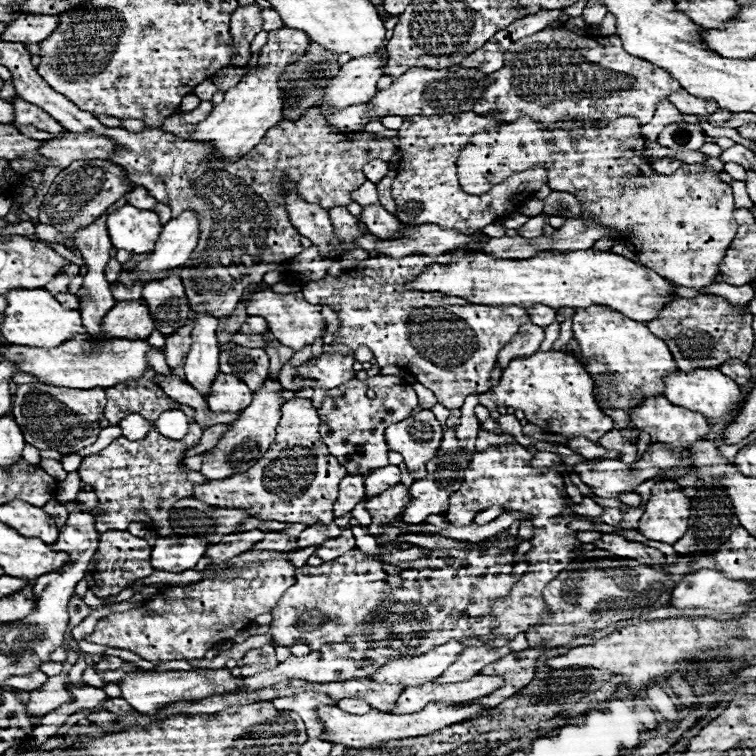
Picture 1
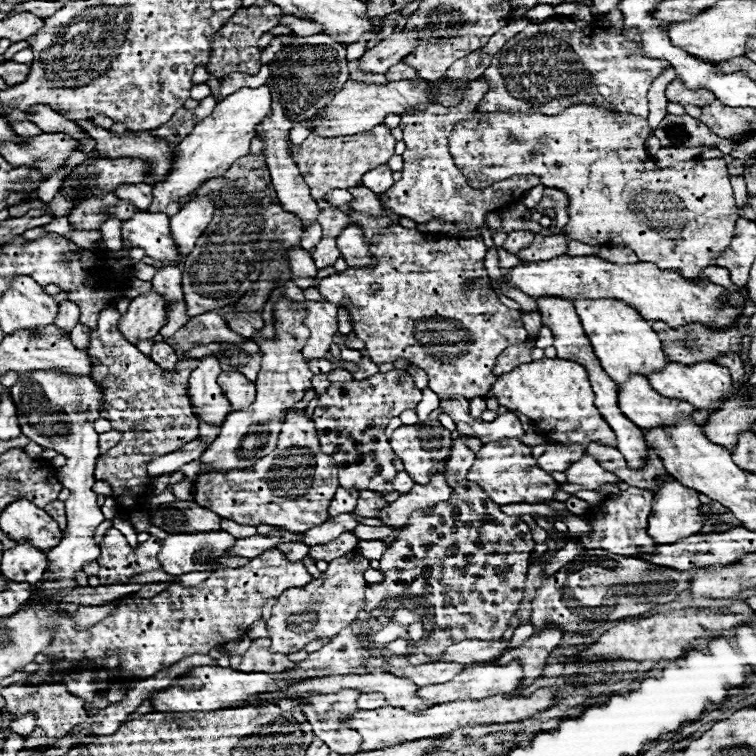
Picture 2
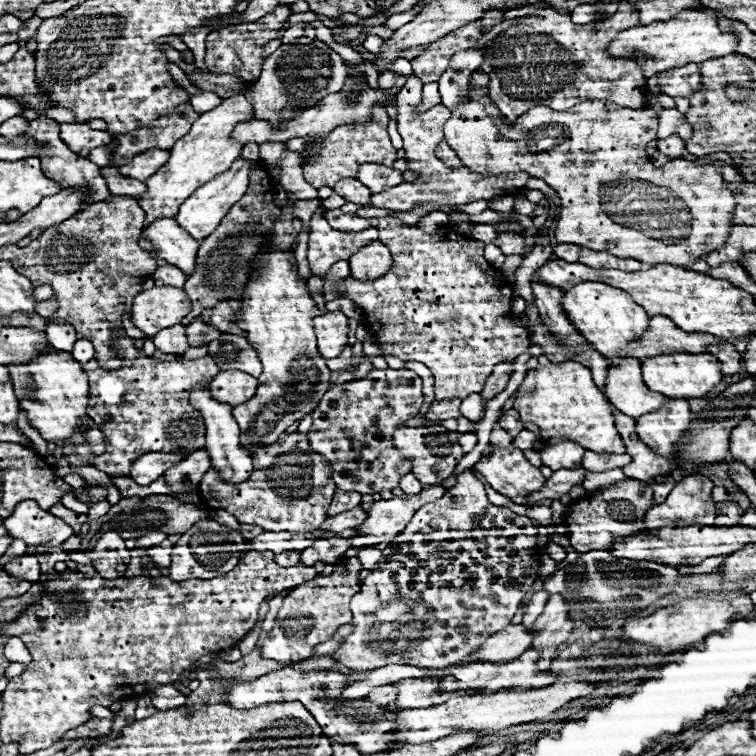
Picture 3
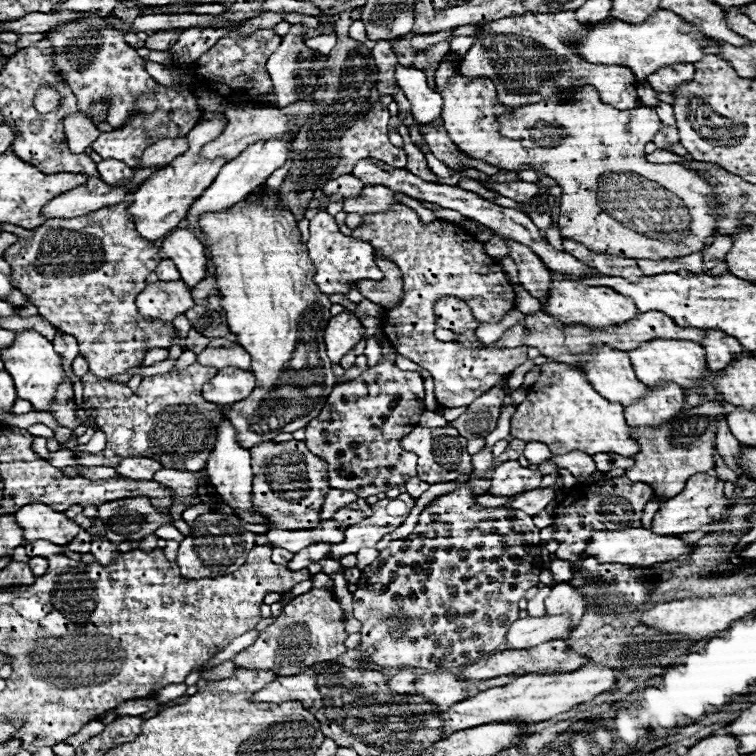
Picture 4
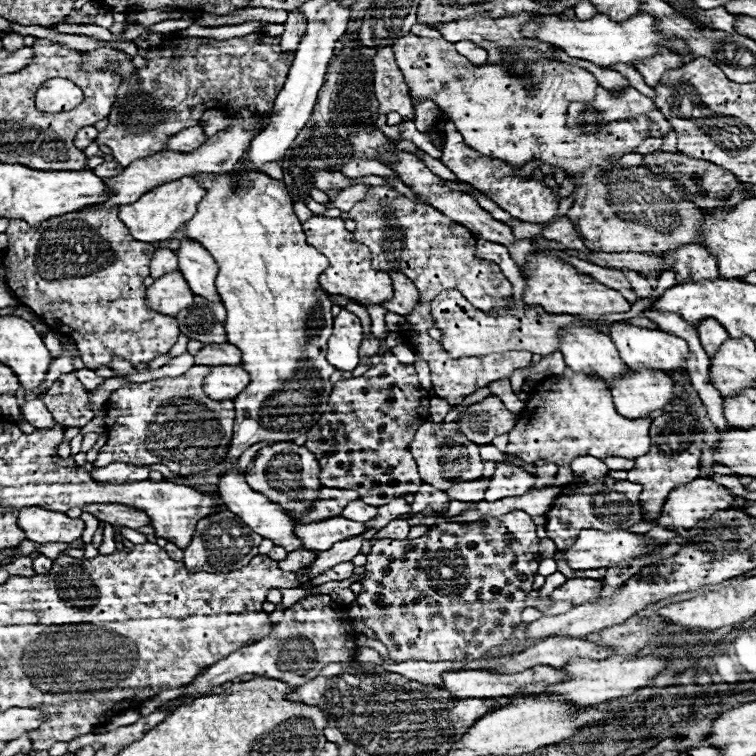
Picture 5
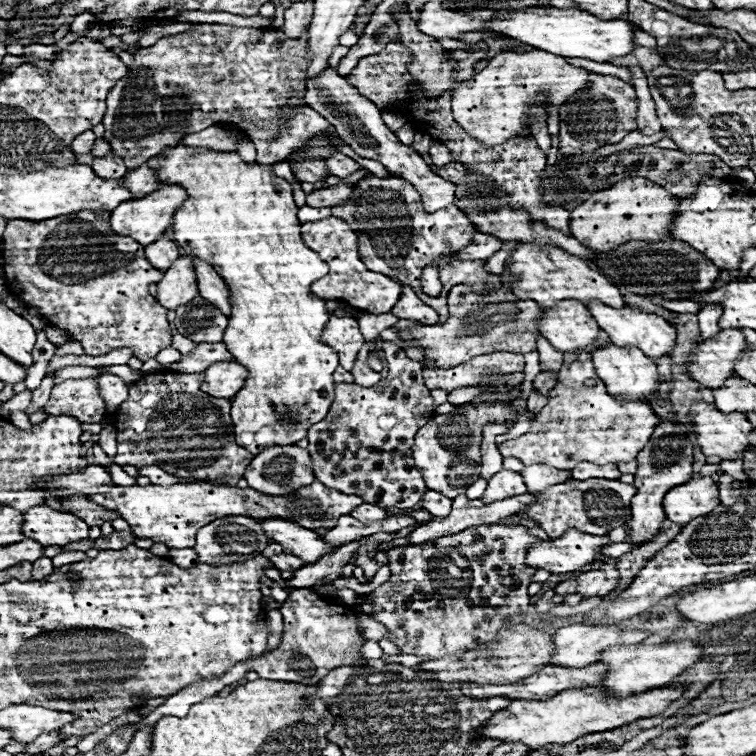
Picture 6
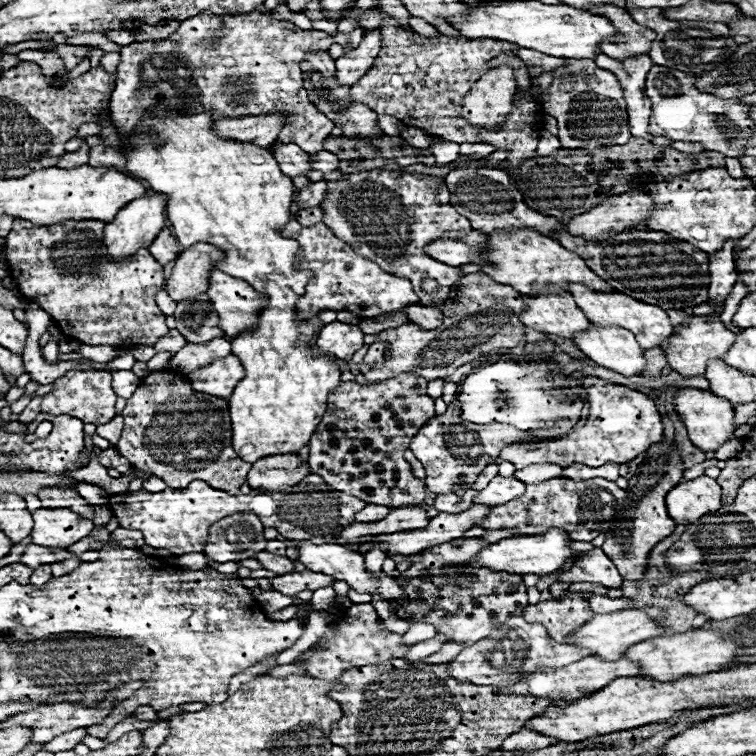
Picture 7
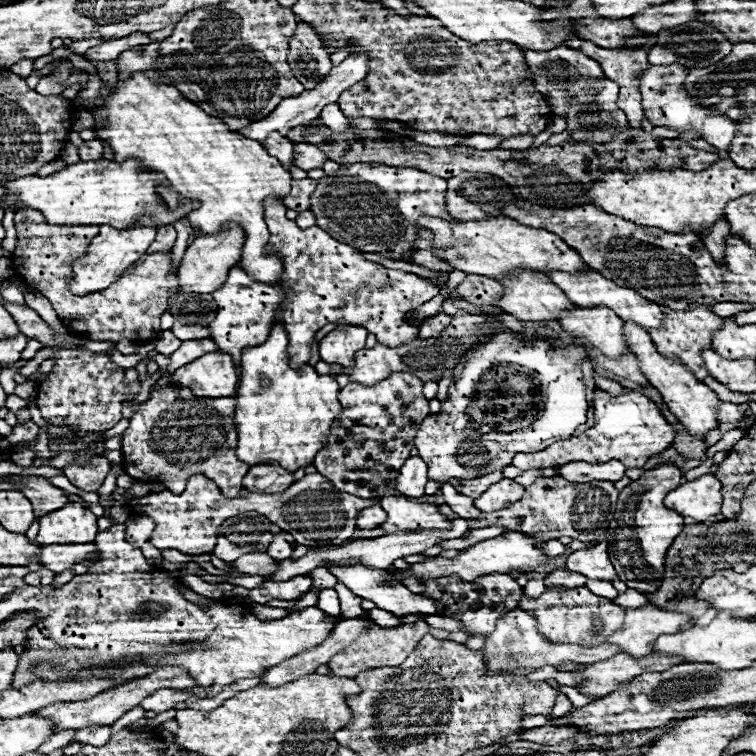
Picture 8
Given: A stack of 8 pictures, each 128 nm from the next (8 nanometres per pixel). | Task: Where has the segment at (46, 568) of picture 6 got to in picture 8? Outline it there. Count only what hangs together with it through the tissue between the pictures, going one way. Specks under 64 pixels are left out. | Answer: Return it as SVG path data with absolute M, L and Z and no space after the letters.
M44 568L42 570L36 570L36 572L30 572L24 578L24 582L28 586L48 586L48 584L52 584L52 580L54 580L52 570L44 570Z

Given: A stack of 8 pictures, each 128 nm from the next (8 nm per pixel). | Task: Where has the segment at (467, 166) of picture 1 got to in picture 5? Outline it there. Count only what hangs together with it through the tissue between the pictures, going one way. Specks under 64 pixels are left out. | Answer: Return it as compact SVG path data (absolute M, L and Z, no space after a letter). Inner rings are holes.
M406 34L394 42L394 54L398 68L402 70L410 94L414 98L430 98L434 100L444 114L448 114L450 122L454 122L456 130L462 134L464 142L472 146L472 150L500 158L504 162L512 162L514 166L524 166L526 162L538 160L540 164L550 164L552 168L560 168L568 178L574 178L574 204L566 212L568 220L580 232L580 238L592 252L640 252L640 254L666 254L668 250L678 250L684 244L696 244L700 240L700 226L704 224L704 210L694 202L684 198L684 192L670 178L656 178L644 166L618 168L618 160L634 152L641 142L649 137L650 118L646 114L638 114L632 120L608 122L600 126L566 126L568 106L572 102L592 104L596 98L596 78L578 66L568 66L556 60L538 60L534 68L522 78L510 76L500 64L474 66L468 58L460 56L452 42L444 38L430 40L414 34ZM536 86L536 96L528 96L528 88Z

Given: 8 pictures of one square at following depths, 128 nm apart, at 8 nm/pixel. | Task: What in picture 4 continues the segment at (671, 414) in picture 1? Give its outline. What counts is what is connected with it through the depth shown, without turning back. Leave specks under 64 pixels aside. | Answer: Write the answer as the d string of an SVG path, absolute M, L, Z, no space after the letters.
M608 346L596 348L592 358L576 366L586 372L590 384L610 402L632 406L646 394L646 386L636 378L626 352L610 350Z

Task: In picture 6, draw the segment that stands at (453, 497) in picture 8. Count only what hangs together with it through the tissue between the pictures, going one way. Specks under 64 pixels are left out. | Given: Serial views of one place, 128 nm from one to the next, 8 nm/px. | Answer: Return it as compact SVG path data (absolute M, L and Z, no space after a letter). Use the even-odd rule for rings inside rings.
M479 478L475 483L470 485L466 490L466 495L470 499L480 499L487 487L487 481ZM426 490L424 498L422 498L422 508L428 510L432 516L448 516L450 508L452 508L452 500L438 492Z

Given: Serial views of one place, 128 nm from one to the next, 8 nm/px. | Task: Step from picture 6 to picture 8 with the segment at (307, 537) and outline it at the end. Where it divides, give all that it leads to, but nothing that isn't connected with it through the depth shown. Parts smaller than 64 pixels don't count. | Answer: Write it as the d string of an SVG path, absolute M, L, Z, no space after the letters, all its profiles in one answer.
M352 564L352 566L326 566L336 578L338 582L346 584L356 596L372 600L378 608L394 614L394 616L406 616L406 614L438 614L440 610L434 606L434 600L424 598L420 594L412 594L404 584L392 580L392 574L388 570L372 570L370 566L360 566L360 564Z

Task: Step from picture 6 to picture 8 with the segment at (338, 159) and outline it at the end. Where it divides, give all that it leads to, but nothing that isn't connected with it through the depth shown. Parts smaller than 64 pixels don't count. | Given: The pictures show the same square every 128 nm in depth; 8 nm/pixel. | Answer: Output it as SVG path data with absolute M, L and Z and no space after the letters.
M294 144L294 162L302 170L312 170L312 168L322 168L322 164L328 160L324 158L322 150L316 150L316 146L304 144Z

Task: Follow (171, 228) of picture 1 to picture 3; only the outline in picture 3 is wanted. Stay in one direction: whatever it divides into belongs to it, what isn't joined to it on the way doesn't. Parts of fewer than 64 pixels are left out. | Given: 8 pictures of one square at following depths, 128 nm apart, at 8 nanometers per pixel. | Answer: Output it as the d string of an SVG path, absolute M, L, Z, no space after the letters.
M238 158L230 170L226 170L224 174L216 176L212 182L206 182L204 186L200 186L190 198L186 198L186 202L180 206L178 214L174 216L178 226L192 234L192 238L196 240L204 240L208 234L212 234L212 230L220 224L220 220L226 216L226 212L242 198L242 194L248 188L248 176L250 176L250 168L252 164L244 158Z

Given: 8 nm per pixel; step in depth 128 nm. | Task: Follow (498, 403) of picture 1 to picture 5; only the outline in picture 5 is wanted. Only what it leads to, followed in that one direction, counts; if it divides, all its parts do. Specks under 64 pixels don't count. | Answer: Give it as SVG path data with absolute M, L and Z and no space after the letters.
M566 368L564 374L548 376L536 384L516 426L508 432L510 442L506 454L516 454L530 464L536 458L544 458L554 464L570 464L576 456L622 456L634 460L650 450L650 422L652 418L628 420L620 416L604 382Z

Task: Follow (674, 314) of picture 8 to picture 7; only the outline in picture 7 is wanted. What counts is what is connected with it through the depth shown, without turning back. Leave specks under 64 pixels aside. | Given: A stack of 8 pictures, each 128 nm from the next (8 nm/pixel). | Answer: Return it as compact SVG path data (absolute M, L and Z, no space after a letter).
M690 316L684 322L682 330L672 334L672 338L668 338L660 348L666 352L670 368L676 370L678 374L682 374L682 376L704 376L708 360L712 360L712 358L724 360L724 354L728 354L734 340L736 340L736 334L732 330L728 330L718 318L708 320L706 316Z

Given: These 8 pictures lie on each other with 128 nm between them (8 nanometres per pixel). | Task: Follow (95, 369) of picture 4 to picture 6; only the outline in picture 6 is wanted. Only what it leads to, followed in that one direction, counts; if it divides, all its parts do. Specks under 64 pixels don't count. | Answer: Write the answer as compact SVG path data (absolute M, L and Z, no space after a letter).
M86 210L48 222L8 220L4 230L4 276L8 290L28 306L36 306L48 324L66 330L82 344L84 354L102 356L118 348L130 348L136 358L146 362L160 350L170 346L172 328L166 312L148 292L148 284L162 280L162 272L154 270L144 256L144 246L136 240L110 230L110 212Z

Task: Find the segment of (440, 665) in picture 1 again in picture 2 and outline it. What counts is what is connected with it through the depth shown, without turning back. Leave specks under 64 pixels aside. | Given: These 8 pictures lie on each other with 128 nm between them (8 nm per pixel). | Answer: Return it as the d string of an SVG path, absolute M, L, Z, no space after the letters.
M460 640L446 648L436 662L458 662L458 664L494 664L496 658L506 650L504 640Z

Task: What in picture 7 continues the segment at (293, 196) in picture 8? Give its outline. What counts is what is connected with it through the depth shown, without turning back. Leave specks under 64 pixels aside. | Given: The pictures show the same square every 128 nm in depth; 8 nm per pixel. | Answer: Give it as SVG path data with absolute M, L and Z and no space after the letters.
M312 182L310 186L302 188L298 192L298 204L300 208L314 208L314 206L320 206L320 202L324 200L324 194L326 194L326 182Z

